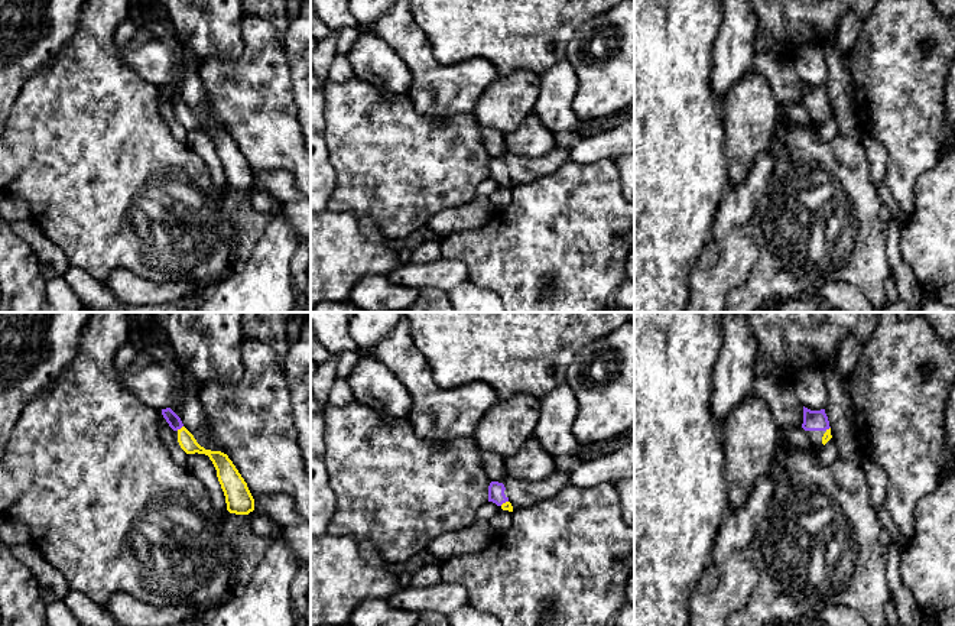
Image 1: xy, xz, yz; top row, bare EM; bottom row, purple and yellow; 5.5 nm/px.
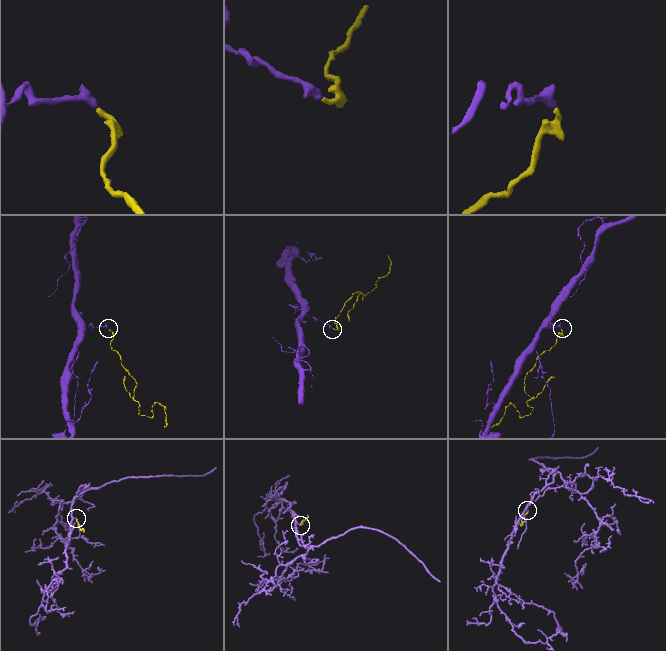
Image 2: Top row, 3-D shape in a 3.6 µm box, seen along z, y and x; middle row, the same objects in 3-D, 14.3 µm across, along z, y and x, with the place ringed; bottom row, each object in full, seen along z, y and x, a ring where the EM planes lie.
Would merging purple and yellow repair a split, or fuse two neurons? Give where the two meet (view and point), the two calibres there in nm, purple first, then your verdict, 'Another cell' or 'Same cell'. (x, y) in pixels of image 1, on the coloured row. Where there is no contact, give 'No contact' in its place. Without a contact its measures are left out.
Touches purple at xy (179, 428). Thickness 70 nm (purple) against 90 nm. Same cell

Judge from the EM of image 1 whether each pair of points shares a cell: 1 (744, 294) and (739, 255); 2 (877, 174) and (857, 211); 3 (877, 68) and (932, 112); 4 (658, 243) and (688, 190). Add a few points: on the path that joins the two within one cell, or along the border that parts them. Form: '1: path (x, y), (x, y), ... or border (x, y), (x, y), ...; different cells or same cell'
1: border (756, 250), (756, 259), (749, 275), (727, 297); different cells
2: border (864, 149), (869, 178), (877, 188); different cells
3: path (890, 78), (919, 107); same cell
4: path (658, 230), (658, 220), (675, 203); same cell

